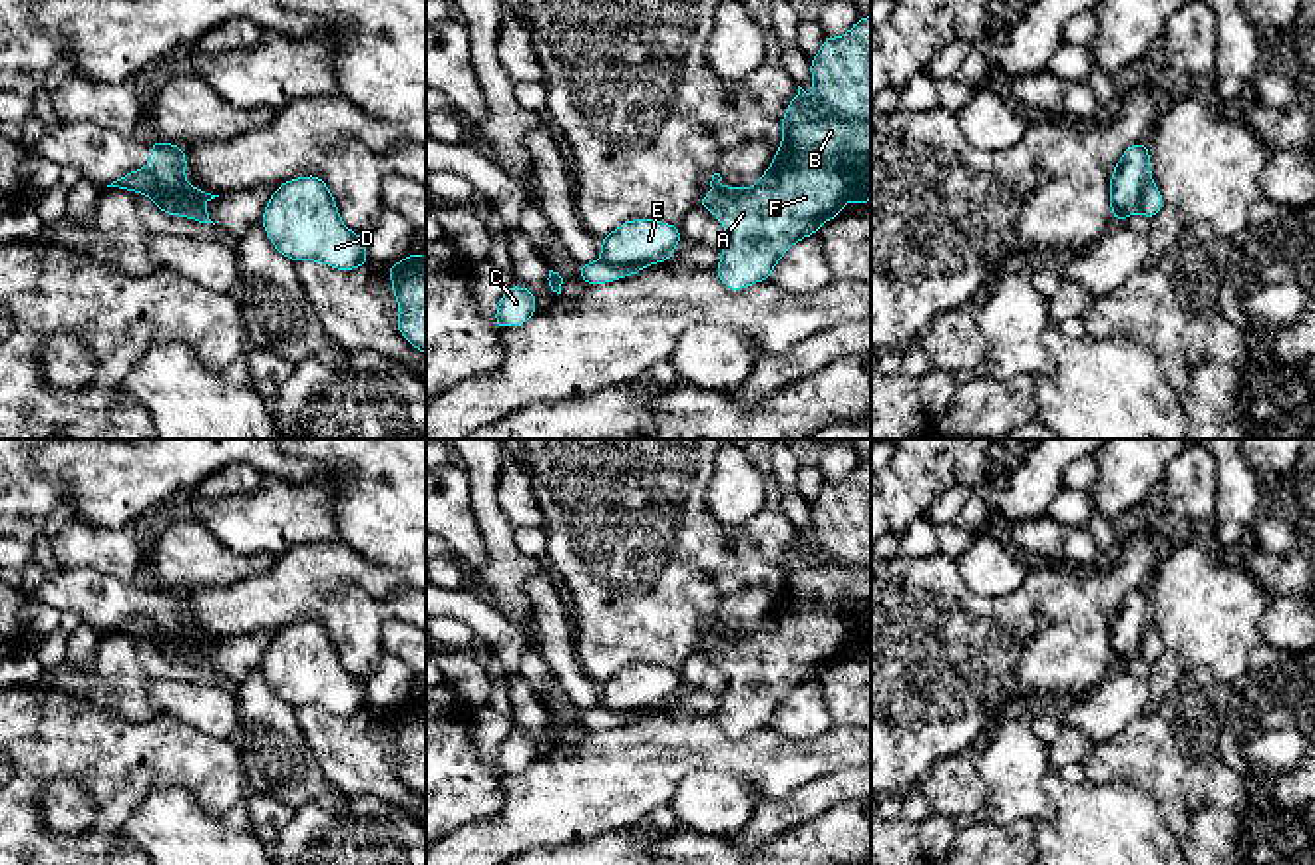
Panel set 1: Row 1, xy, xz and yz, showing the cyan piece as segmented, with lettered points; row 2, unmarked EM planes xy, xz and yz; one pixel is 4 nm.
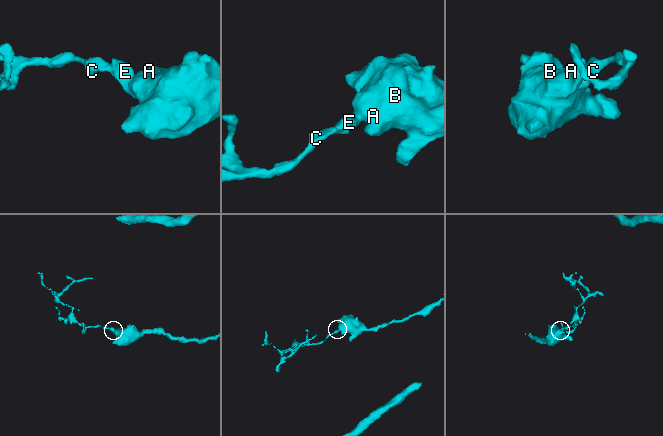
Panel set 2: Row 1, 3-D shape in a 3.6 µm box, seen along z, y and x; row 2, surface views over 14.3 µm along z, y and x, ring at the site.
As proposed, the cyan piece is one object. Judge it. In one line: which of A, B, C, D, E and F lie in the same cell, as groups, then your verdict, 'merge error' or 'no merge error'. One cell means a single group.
groups A B D E F / C; merge error

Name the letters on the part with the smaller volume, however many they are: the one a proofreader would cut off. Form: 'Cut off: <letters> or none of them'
Cut off: C

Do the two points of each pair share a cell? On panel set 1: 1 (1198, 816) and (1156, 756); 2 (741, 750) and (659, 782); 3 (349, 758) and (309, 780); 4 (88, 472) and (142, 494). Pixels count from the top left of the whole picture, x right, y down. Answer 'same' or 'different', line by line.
1: same
2: same
3: different
4: same

